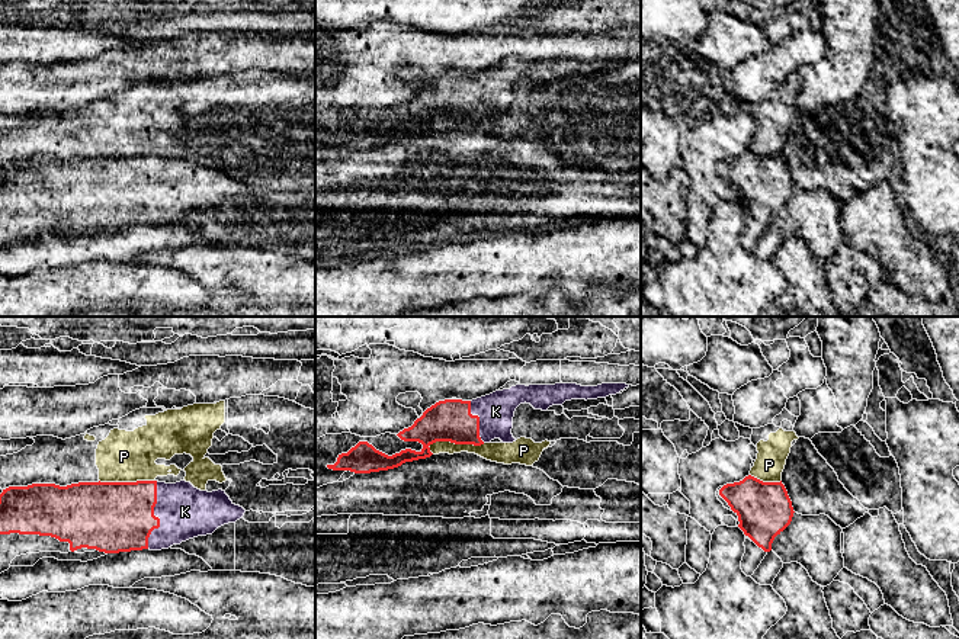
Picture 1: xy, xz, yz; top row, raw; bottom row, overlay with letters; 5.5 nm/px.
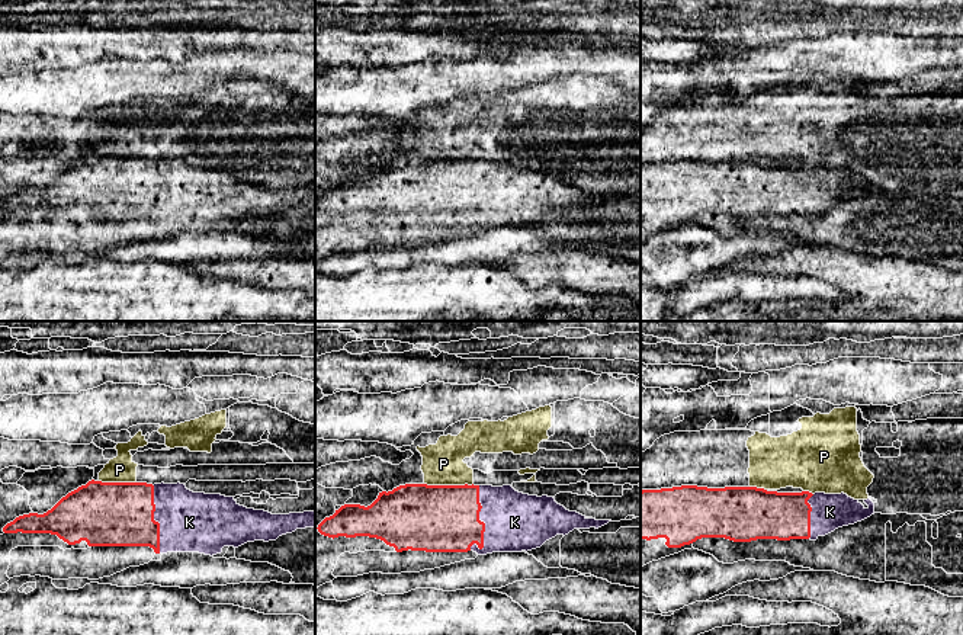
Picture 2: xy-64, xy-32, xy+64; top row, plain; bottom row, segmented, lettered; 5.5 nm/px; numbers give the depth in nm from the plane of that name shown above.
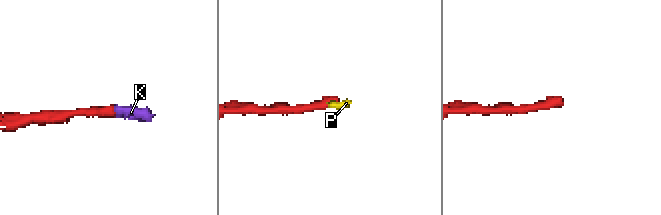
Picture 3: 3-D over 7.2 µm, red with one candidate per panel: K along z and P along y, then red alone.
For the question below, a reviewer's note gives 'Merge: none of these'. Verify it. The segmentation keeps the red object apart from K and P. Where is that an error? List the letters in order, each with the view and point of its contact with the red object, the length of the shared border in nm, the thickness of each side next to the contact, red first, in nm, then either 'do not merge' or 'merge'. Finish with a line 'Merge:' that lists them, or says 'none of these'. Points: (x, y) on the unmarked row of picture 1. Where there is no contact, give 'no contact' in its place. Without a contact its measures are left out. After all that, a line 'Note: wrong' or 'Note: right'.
K: xy (154, 190) | 380 nm | 400/300 nm | merge
P: xz (455, 118) | 320 nm | 240/110 nm | do not merge
Merge: K
Note: wrong

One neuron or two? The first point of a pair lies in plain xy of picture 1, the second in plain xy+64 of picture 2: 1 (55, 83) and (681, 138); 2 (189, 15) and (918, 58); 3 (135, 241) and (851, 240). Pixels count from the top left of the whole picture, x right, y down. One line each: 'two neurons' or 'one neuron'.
1: two neurons
2: two neurons
3: two neurons

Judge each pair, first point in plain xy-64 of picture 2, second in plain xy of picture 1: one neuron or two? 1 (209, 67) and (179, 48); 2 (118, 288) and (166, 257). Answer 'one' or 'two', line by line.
1: one
2: two

